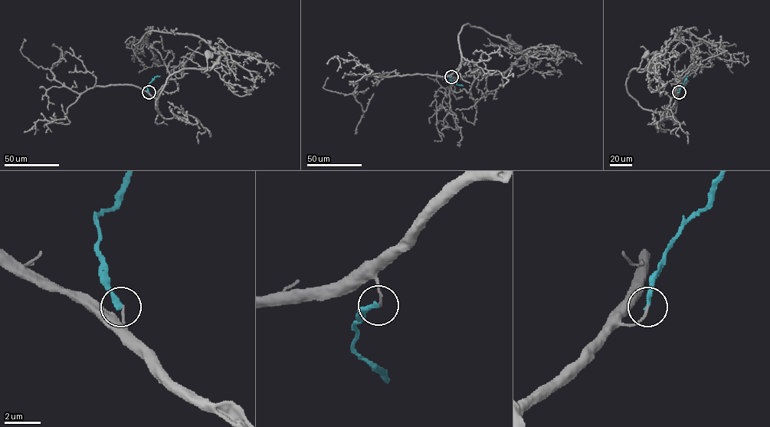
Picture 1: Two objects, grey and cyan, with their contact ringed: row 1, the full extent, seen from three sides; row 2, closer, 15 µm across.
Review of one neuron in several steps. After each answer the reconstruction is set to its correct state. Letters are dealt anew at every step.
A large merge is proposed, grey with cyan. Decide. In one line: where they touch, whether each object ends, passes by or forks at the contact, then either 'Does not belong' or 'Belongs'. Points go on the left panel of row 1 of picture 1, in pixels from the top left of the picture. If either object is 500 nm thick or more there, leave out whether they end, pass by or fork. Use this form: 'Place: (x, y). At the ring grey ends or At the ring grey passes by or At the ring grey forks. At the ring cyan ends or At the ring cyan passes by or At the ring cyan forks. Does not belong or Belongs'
Place: (149, 92). At the ring grey ends. At the ring cyan ends. Does not belong

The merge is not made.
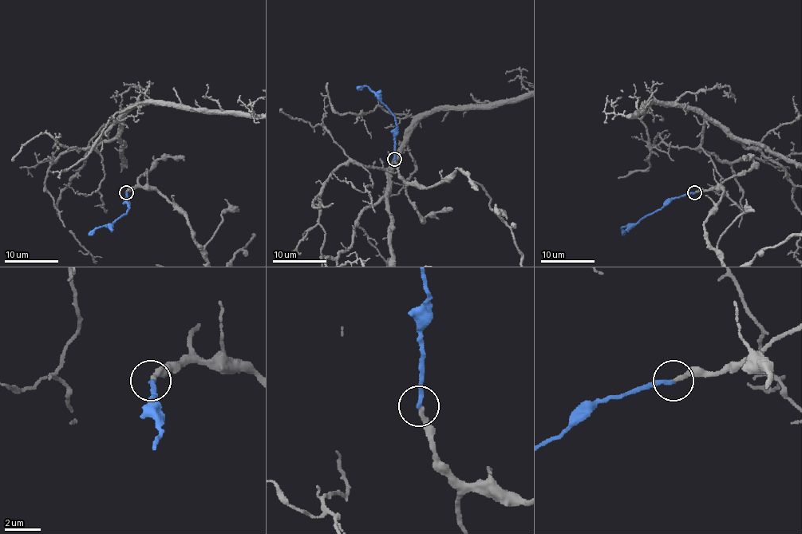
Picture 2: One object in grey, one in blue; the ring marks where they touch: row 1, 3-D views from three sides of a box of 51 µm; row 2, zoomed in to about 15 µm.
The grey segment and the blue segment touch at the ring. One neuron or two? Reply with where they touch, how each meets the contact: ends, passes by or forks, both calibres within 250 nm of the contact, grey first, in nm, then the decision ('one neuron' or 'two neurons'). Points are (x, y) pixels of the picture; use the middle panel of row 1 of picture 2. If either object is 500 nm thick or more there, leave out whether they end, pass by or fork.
(394, 159) | grey ends | blue ends | 280/240 nm | one neuron

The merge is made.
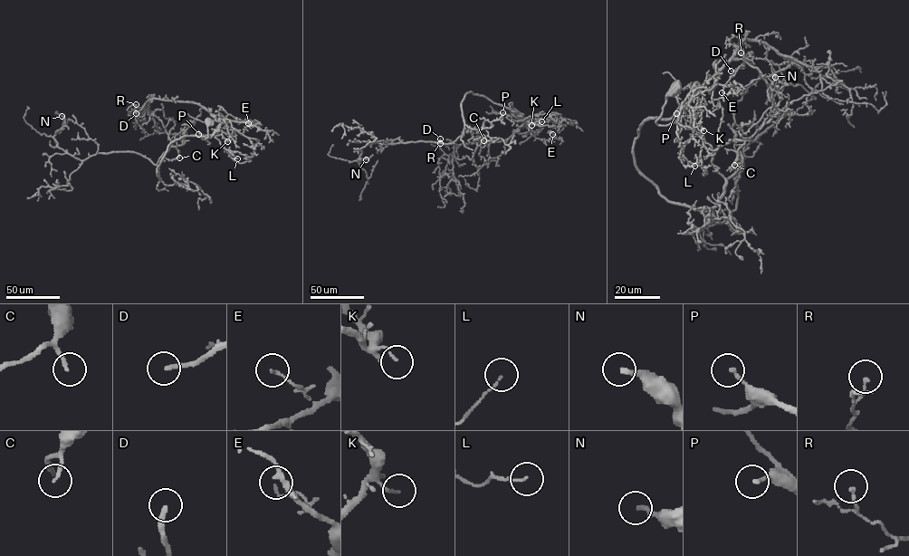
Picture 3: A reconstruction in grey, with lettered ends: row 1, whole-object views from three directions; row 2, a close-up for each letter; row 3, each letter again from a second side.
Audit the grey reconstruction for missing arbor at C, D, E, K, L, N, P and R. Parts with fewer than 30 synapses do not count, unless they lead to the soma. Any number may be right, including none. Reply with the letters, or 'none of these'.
D, P

